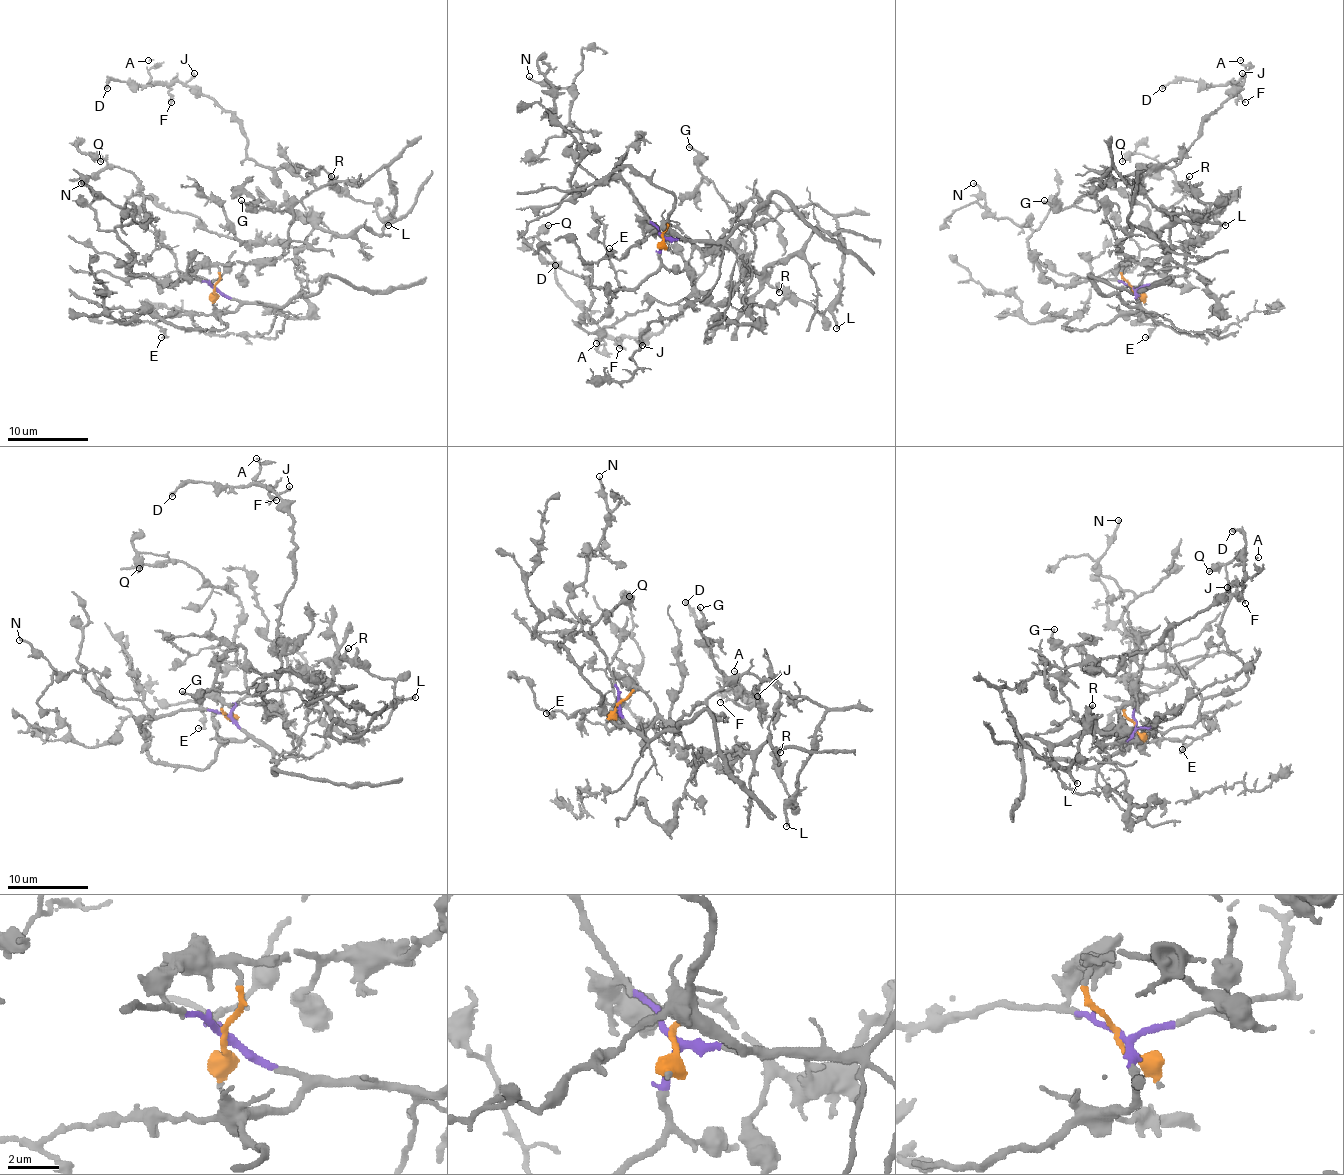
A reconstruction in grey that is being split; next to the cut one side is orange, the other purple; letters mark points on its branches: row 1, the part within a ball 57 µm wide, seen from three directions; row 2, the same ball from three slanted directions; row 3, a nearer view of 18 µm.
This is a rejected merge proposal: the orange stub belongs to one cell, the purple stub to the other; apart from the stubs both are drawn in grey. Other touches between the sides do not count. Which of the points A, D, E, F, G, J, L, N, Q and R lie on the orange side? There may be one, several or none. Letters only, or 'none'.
A, D, F, G, J, L, R

